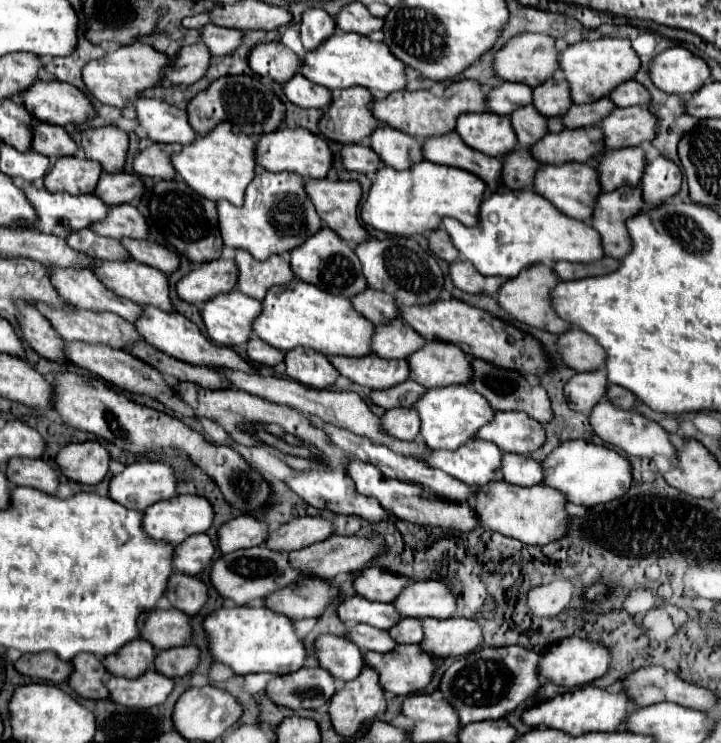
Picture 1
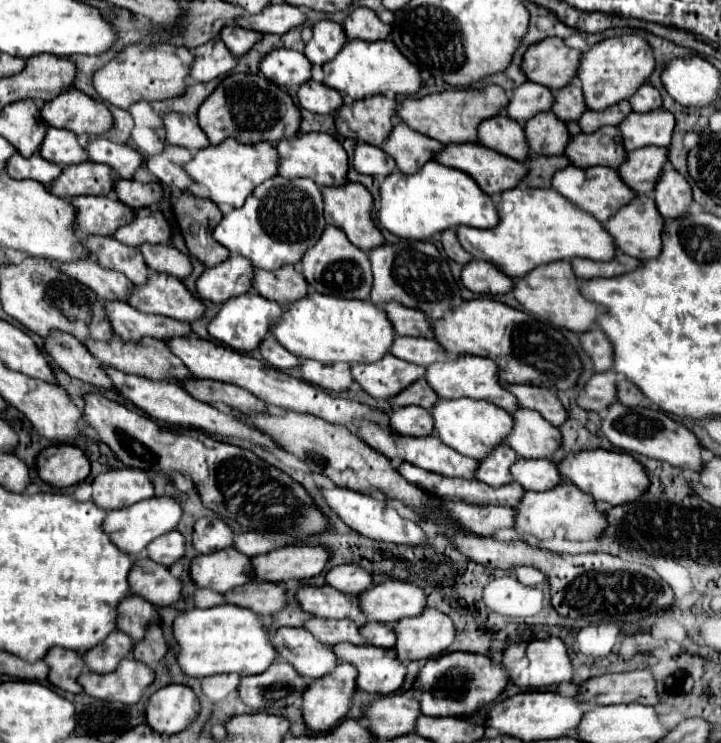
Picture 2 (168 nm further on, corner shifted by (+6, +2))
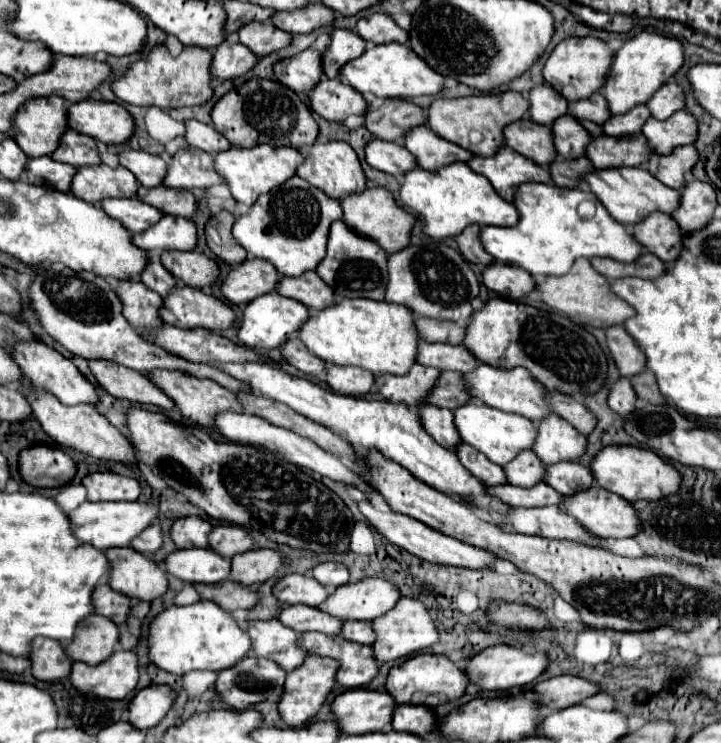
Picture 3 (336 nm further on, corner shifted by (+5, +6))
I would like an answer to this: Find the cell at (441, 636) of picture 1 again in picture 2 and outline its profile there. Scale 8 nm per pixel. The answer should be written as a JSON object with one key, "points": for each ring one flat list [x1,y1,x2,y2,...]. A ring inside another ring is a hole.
{"points":[[430,607,418,617,400,619,394,631,398,635,396,653,404,663,438,657,456,641,454,621]]}

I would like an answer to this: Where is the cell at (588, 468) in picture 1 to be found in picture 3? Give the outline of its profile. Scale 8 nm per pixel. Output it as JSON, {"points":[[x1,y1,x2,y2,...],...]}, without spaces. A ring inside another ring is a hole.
{"points":[[611,445,599,451,599,455,591,461,589,469,593,471,595,479,603,489,617,493,631,503,655,501,663,499,663,495,675,495,675,491,679,491,679,473,671,463,661,459,651,449,641,449,633,445]]}

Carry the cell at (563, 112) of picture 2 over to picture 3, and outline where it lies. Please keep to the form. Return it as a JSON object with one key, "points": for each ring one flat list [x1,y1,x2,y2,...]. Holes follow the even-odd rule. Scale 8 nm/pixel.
{"points":[[601,91,593,93,589,99,573,103,569,107,569,113,577,119,589,119,597,125,603,125,607,121,607,115,611,115,611,111,607,111,607,99,603,99]]}

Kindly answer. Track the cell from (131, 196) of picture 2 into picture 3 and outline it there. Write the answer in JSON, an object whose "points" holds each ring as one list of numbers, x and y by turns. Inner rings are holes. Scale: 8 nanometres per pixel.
{"points":[[153,187,153,189,139,189,139,197,143,197,145,203,157,207,159,211,167,215,179,215,179,217,193,217,199,201,191,191,185,189,171,189,171,187]]}

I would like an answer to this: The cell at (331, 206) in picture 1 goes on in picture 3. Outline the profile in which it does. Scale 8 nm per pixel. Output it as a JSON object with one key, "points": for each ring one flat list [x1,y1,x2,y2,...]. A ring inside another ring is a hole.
{"points":[[369,187,363,193,355,193,355,195,347,195,345,199,341,199,341,207,343,207,343,221,355,229,359,235,373,239,377,245,381,245,389,255,393,251,401,251,409,239,411,239,411,229,417,221,417,217,413,213,407,213,403,207,399,207,395,203,395,197,383,189,383,187]]}

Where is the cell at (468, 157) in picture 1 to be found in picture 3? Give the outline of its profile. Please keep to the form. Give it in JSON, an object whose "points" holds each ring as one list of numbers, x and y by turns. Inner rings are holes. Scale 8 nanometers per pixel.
{"points":[[501,147,495,157,473,157,467,165,485,175,505,201,513,201,515,191,525,181,551,183,551,179,547,179,547,167,537,165,511,147]]}

